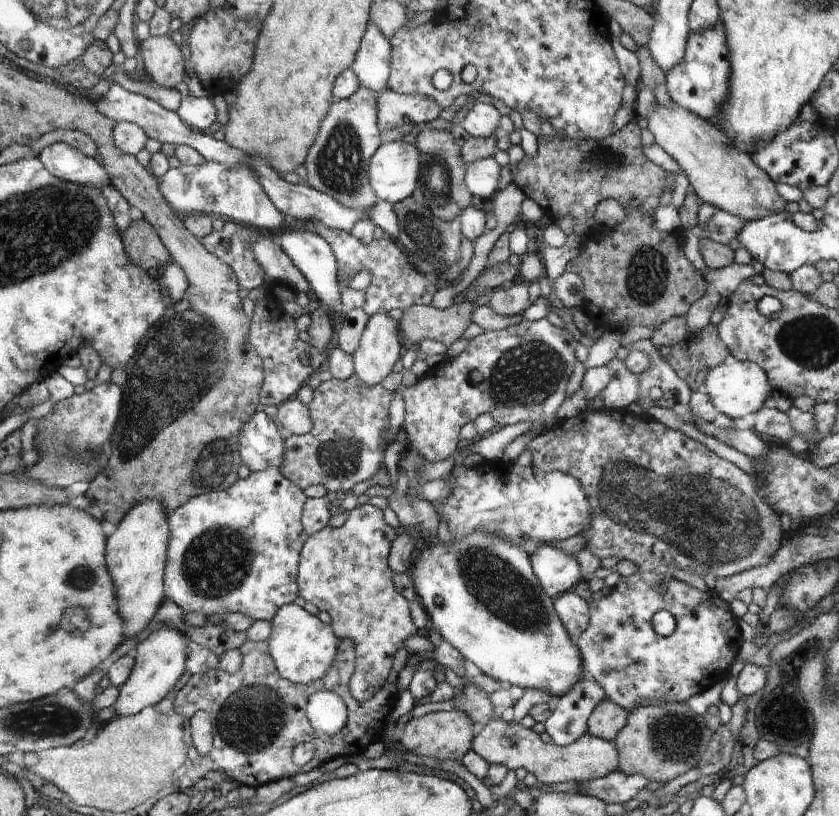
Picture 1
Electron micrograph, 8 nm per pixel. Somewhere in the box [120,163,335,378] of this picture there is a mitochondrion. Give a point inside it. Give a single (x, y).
(210, 197)

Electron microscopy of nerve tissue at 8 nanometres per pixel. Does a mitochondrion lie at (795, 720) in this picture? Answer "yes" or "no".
yes

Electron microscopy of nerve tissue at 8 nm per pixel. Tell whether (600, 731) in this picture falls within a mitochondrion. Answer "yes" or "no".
no

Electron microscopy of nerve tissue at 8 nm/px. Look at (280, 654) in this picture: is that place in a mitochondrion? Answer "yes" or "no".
no

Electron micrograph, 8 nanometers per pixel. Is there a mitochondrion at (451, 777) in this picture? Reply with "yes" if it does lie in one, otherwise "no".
no

